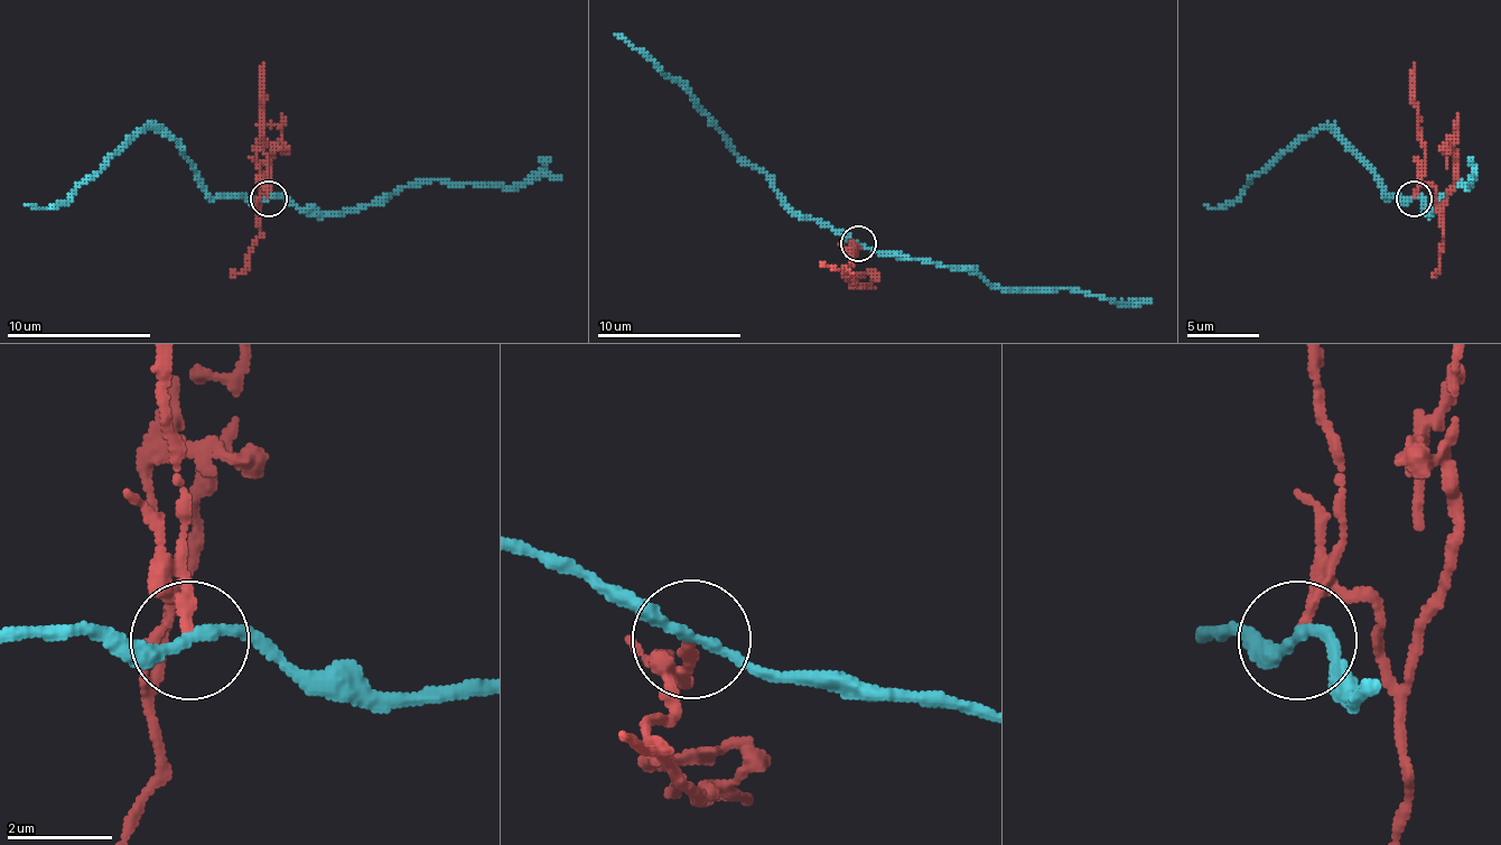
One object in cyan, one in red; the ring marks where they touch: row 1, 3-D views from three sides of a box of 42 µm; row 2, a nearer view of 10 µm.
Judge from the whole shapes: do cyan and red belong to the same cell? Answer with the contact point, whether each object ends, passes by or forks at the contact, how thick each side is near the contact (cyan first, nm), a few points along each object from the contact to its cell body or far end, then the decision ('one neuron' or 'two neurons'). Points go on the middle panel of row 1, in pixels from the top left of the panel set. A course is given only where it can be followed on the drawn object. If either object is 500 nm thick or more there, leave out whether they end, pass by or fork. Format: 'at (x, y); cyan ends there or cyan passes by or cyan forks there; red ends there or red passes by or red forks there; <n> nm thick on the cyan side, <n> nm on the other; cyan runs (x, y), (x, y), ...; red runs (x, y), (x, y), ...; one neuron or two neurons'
at (858, 243); cyan passes by; red ends there; 200 nm thick on the cyan side, 200 nm on the other; cyan runs (857, 244), (803, 219), (774, 183), (734, 150), (716, 121), (654, 63), (614, 34); red runs (857, 244), (854, 262), (846, 270), (857, 285), (857, 280), (846, 277), (850, 277); two neurons

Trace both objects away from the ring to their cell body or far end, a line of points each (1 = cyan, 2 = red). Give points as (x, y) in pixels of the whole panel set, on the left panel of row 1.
1: (268, 197), (213, 197), (184, 150), (162, 132), (145, 128), (64, 201), (46, 209), (25, 204)
2: (268, 197), (263, 186), (257, 204), (268, 183), (268, 139), (257, 154), (260, 168)

